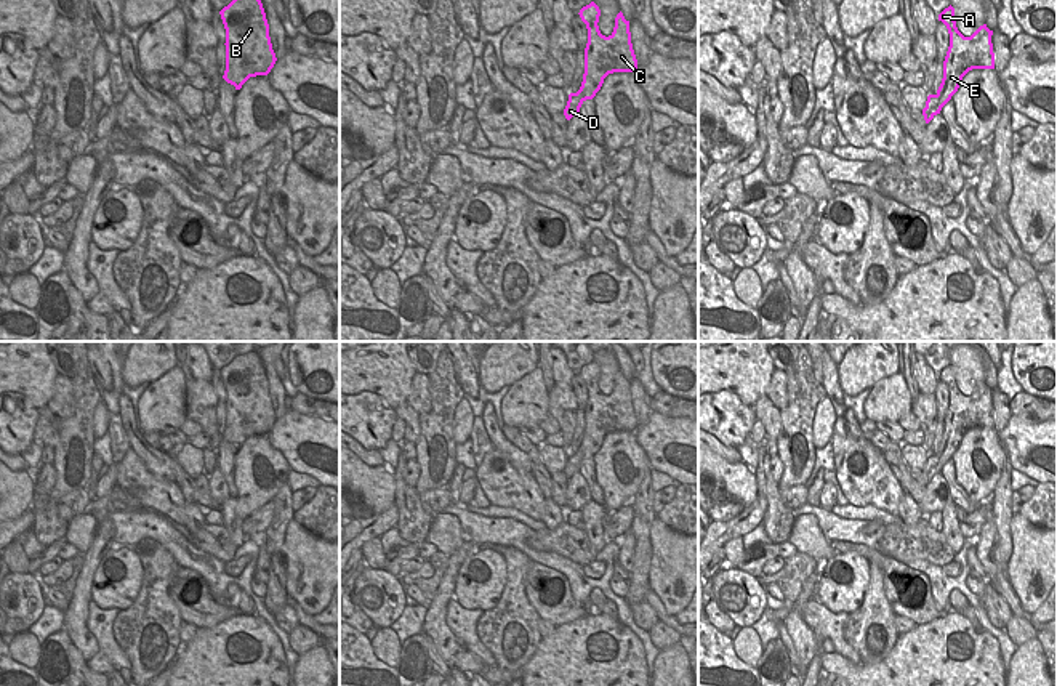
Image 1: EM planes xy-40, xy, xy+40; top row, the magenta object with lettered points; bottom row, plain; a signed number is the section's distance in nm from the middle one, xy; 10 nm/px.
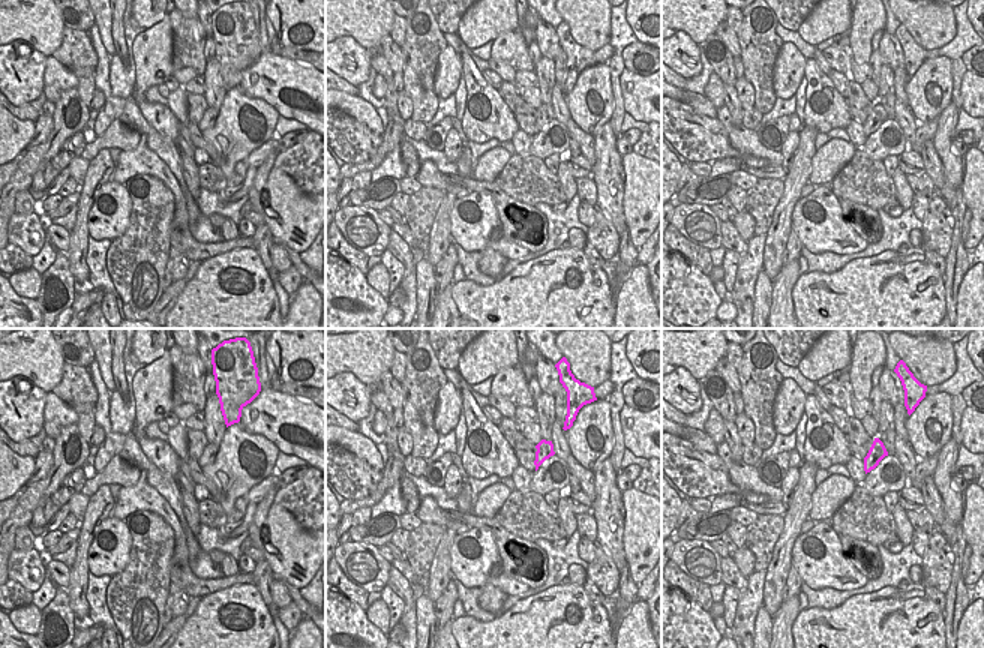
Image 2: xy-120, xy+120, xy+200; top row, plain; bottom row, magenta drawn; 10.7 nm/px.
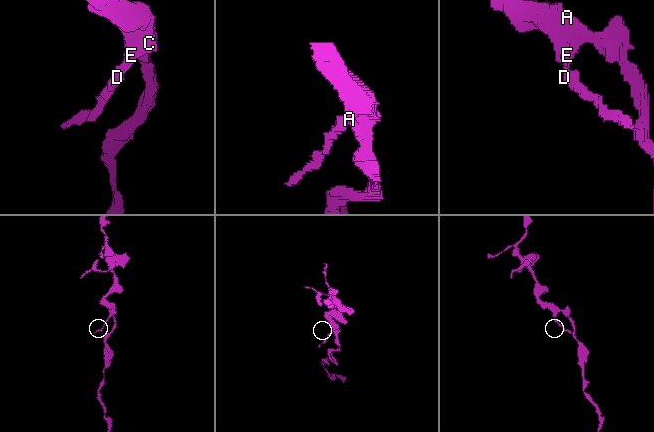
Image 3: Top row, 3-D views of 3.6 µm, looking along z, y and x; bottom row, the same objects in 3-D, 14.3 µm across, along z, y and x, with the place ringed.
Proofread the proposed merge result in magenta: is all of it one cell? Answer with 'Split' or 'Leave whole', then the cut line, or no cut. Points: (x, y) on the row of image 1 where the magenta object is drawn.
Leave whole. No split.

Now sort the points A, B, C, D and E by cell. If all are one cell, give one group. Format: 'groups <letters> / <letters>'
groups A B C D E

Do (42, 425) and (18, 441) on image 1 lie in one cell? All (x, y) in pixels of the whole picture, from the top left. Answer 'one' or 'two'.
two

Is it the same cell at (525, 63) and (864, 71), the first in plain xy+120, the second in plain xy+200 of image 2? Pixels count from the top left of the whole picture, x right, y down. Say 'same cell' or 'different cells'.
different cells

